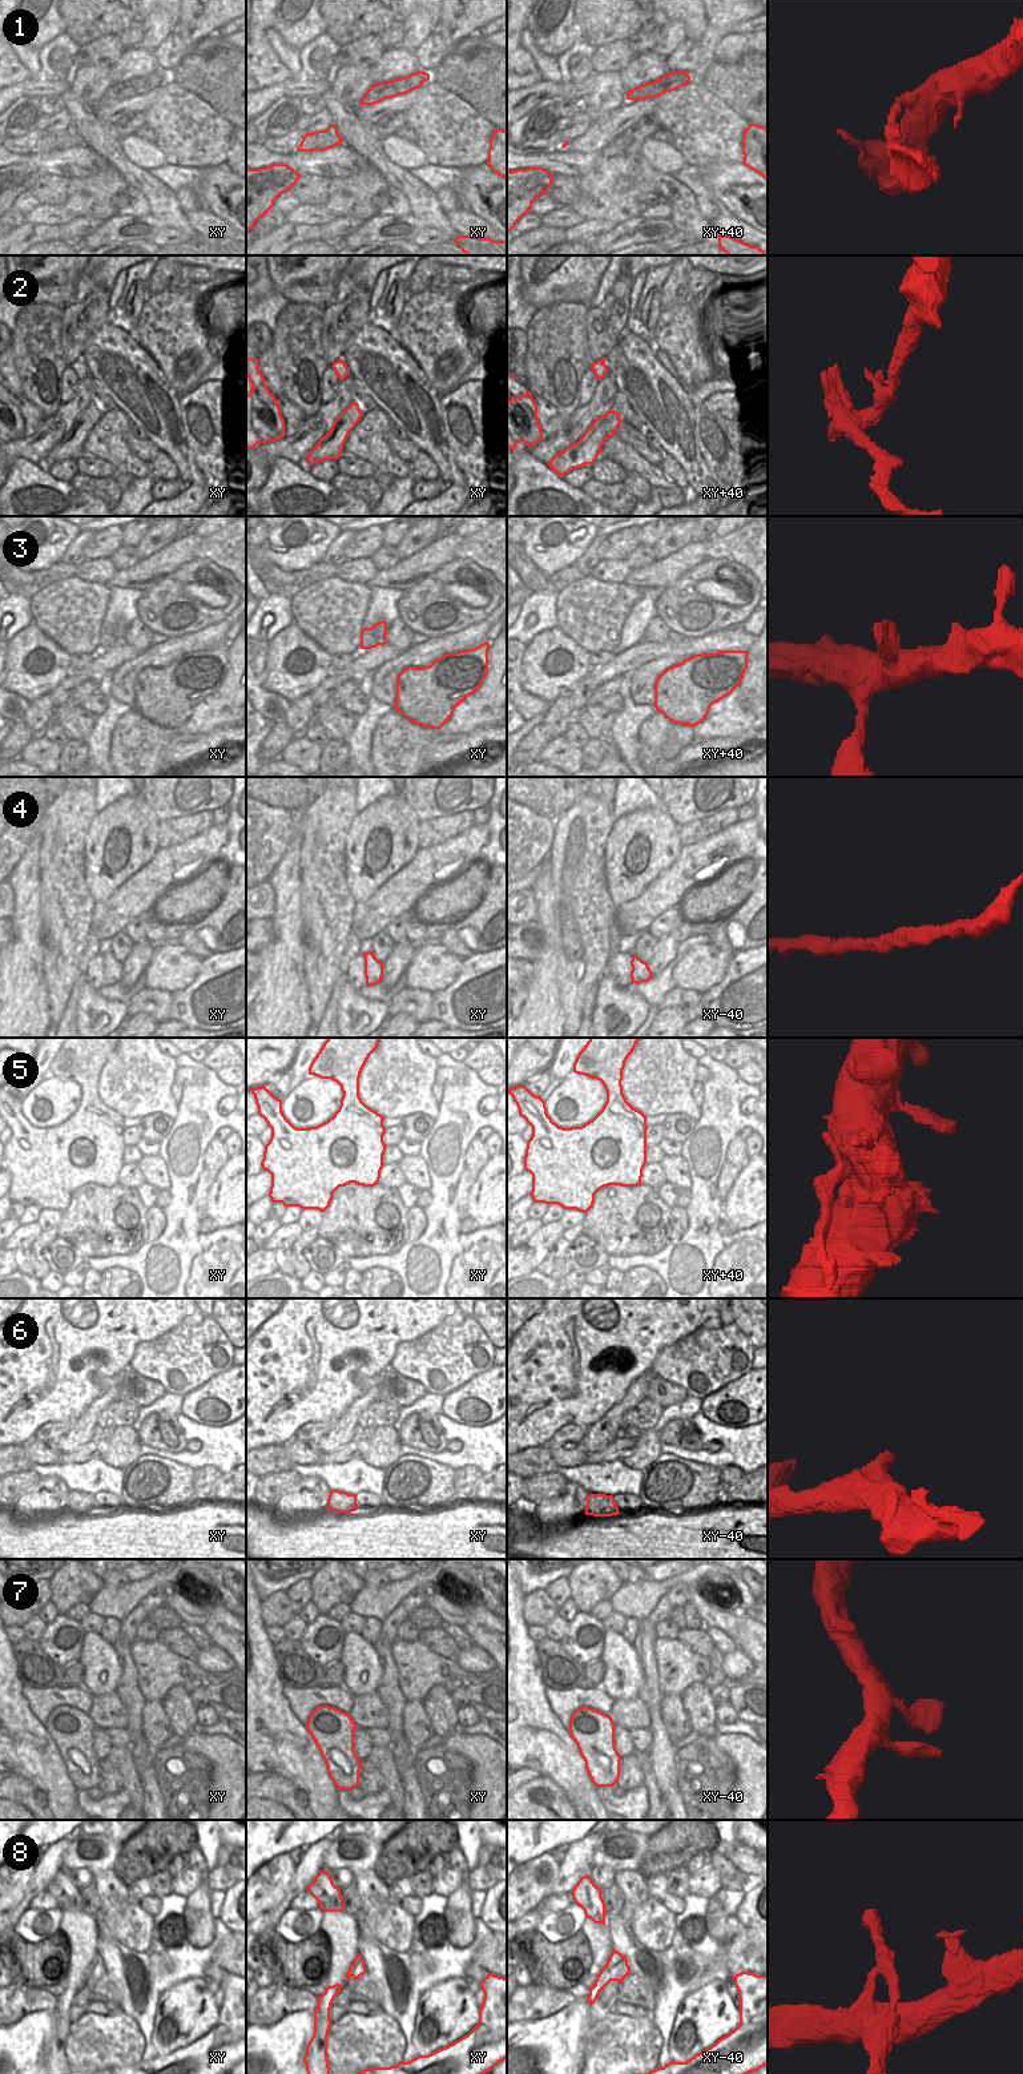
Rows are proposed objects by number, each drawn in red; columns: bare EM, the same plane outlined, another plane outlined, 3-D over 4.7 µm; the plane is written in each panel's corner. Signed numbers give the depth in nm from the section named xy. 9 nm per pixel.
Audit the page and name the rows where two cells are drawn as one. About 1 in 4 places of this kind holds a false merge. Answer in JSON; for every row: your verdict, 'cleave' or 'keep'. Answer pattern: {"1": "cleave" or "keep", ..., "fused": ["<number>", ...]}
{"1": "keep", "2": "cleave", "3": "keep", "4": "keep", "5": "keep", "6": "keep", "7": "keep", "8": "cleave", "fused": ["2", "8"]}

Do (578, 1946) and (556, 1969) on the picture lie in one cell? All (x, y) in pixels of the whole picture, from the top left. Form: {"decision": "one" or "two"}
{"decision": "one"}

